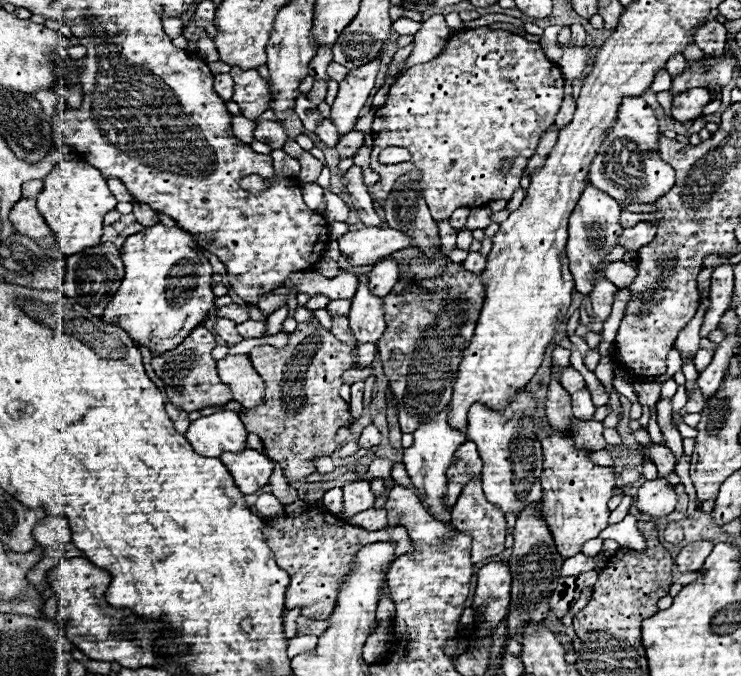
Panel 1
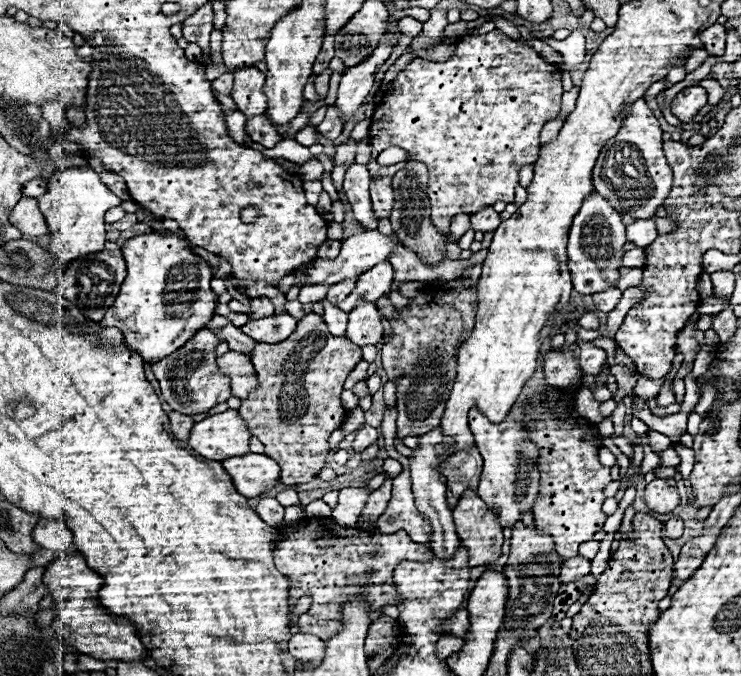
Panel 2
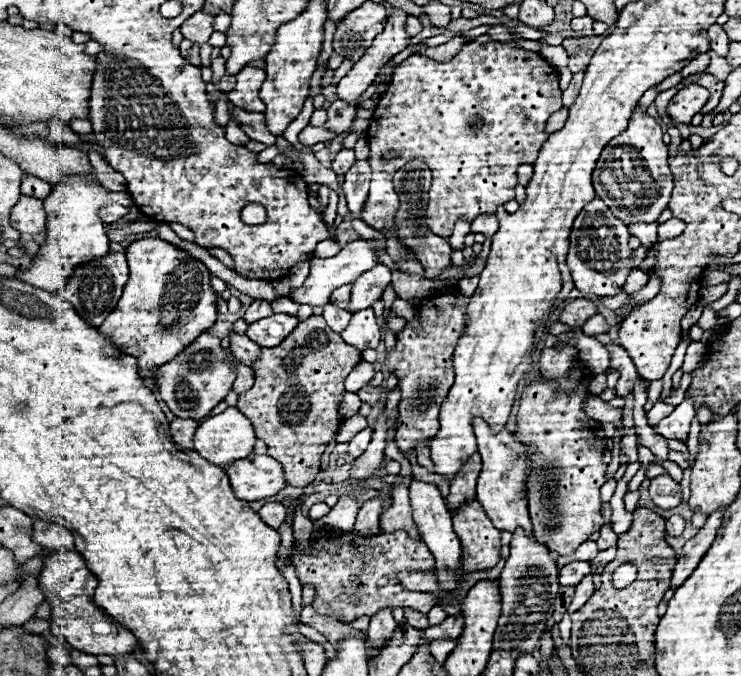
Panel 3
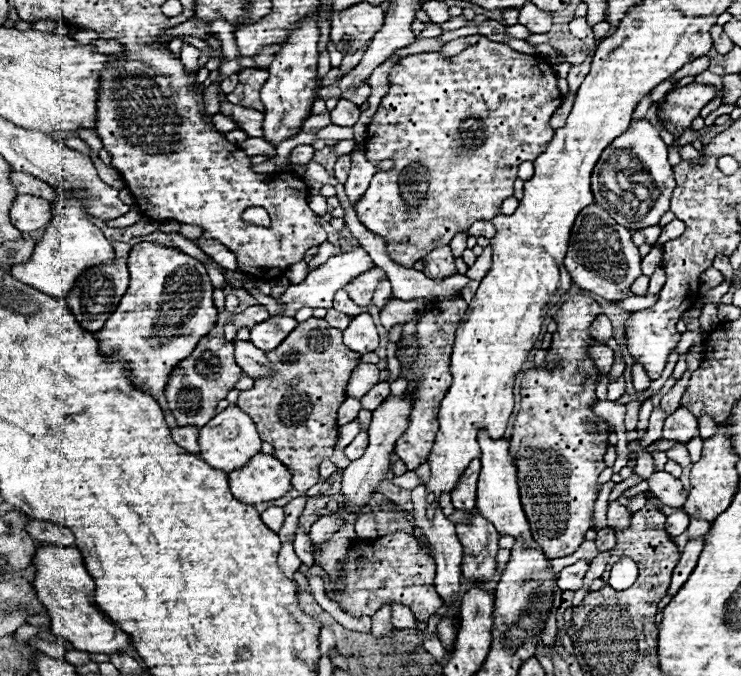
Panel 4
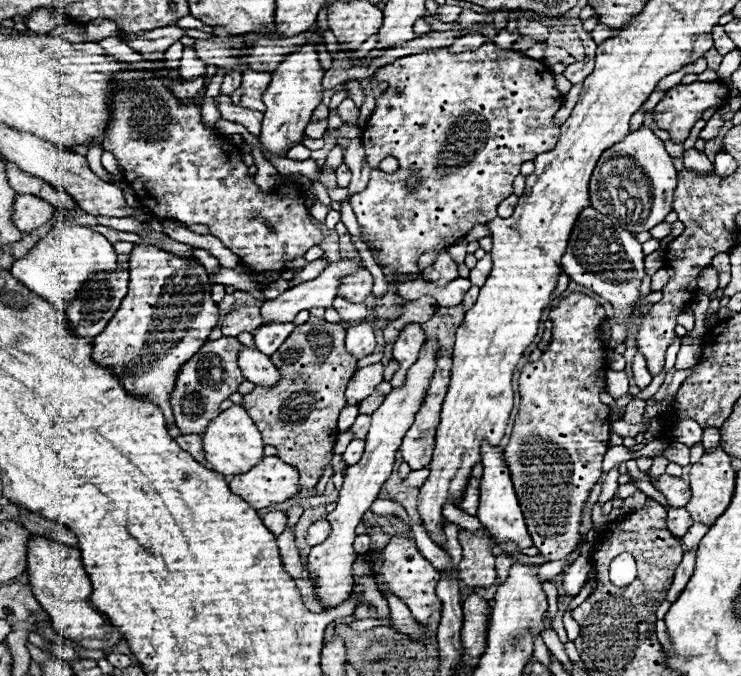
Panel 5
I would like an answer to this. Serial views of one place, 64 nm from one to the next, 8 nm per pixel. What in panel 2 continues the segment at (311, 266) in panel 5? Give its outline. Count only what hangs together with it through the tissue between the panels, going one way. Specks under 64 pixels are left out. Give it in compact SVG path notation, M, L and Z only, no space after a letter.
M326 240L320 248L318 248L318 258L328 258L334 260L340 252L340 240Z

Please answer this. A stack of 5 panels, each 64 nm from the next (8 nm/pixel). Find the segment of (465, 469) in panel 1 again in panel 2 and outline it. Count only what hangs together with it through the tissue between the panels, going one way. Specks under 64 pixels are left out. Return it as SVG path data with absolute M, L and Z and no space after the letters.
M476 446L468 450L460 450L448 458L450 462L444 464L442 474L448 478L448 506L454 508L462 490L470 486L478 486L482 474L482 456L478 454Z

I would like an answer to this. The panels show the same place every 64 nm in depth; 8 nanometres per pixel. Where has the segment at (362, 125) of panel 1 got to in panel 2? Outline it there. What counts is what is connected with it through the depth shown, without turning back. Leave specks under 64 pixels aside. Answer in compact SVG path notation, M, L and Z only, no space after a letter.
M366 117L361 122L358 122L358 124L356 124L356 128L352 130L350 138L352 138L352 140L363 140L365 138L368 138L371 123L372 119L368 117Z

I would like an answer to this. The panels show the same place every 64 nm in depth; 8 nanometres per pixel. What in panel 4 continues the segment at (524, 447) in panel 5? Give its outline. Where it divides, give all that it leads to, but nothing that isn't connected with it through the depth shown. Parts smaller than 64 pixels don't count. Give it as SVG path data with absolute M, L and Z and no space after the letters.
M570 296L554 314L558 332L554 334L552 346L548 350L548 366L526 370L520 384L522 404L514 422L514 434L510 442L514 442L514 454L518 454L518 478L522 478L520 494L532 528L532 536L550 560L572 554L584 542L586 532L594 528L598 474L606 468L604 454L608 448L608 440L606 440L608 426L606 422L602 422L592 414L592 404L598 400L594 388L600 378L600 372L594 368L594 362L588 358L586 346L592 340L588 328L600 314L602 308L592 298Z

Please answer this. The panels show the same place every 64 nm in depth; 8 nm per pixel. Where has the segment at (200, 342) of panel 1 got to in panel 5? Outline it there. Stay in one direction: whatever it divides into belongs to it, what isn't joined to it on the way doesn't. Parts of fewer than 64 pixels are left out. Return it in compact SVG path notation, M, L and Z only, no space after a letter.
M218 338L218 340L206 340L204 346L180 368L176 376L174 390L170 394L170 404L174 410L176 426L182 434L200 434L206 430L210 418L216 418L220 414L220 402L224 402L232 392L238 390L240 382L244 380L236 358L240 350L240 342L236 338Z

